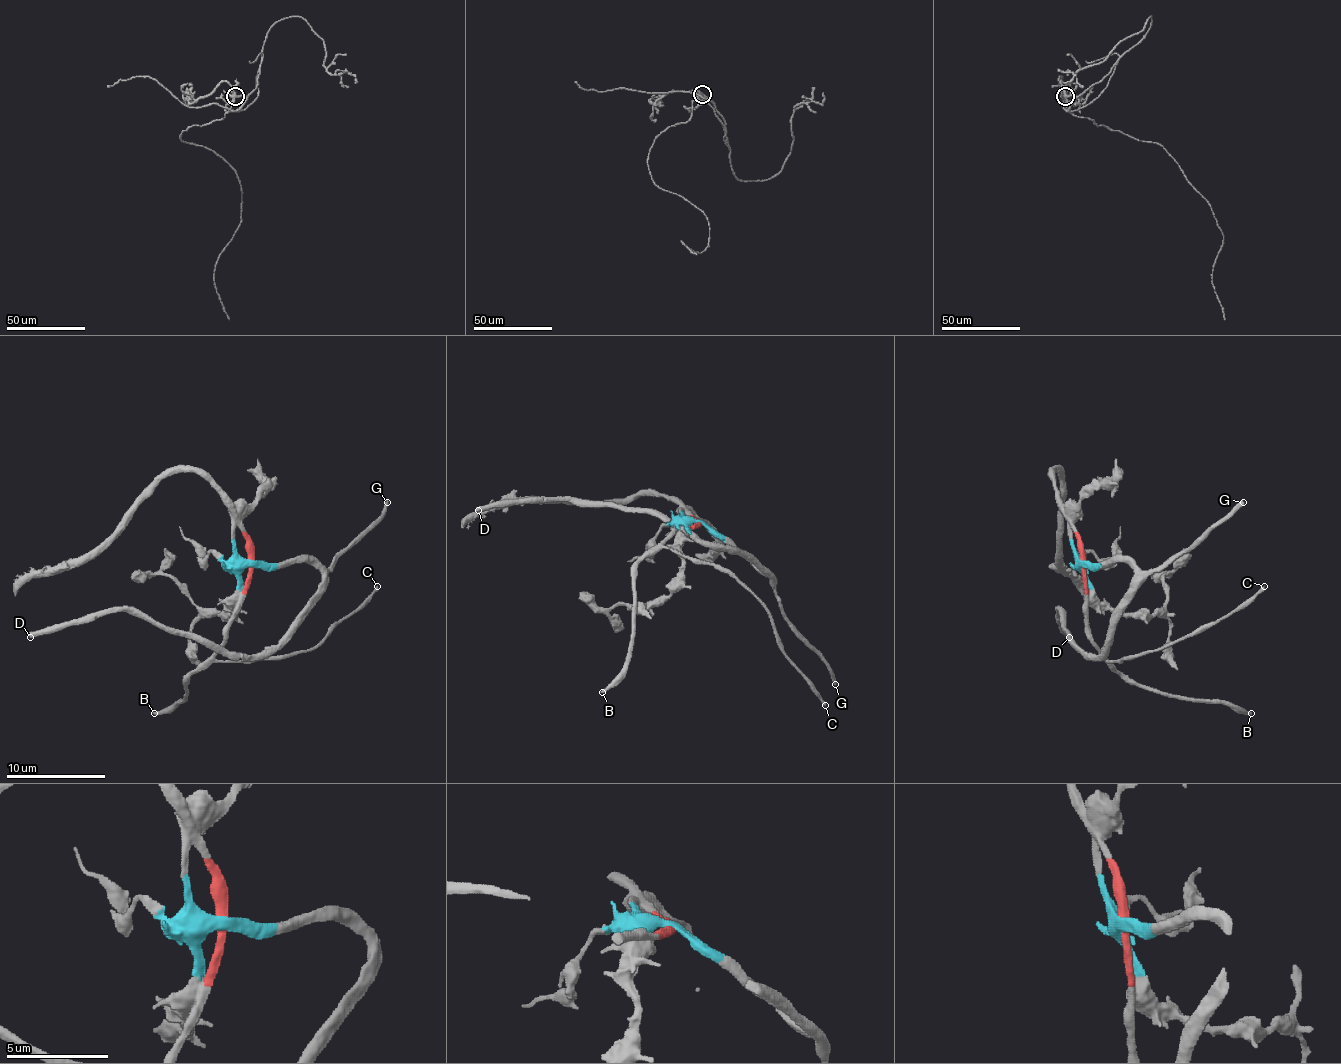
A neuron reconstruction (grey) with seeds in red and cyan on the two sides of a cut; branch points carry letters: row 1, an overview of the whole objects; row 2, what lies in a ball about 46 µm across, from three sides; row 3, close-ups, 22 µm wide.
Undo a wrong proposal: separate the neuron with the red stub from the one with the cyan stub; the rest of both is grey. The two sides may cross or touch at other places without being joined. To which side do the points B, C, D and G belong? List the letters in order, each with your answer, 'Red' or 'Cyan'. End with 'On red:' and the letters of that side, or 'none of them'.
B: Red
C: Red
D: Cyan
G: Cyan
On red: B, C

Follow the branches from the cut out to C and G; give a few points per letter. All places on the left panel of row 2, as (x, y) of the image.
C: (251, 563), (246, 595), (216, 660), (273, 660), (310, 650), (377, 585)
G: (251, 563), (313, 560), (325, 570), (372, 523), (387, 503)

